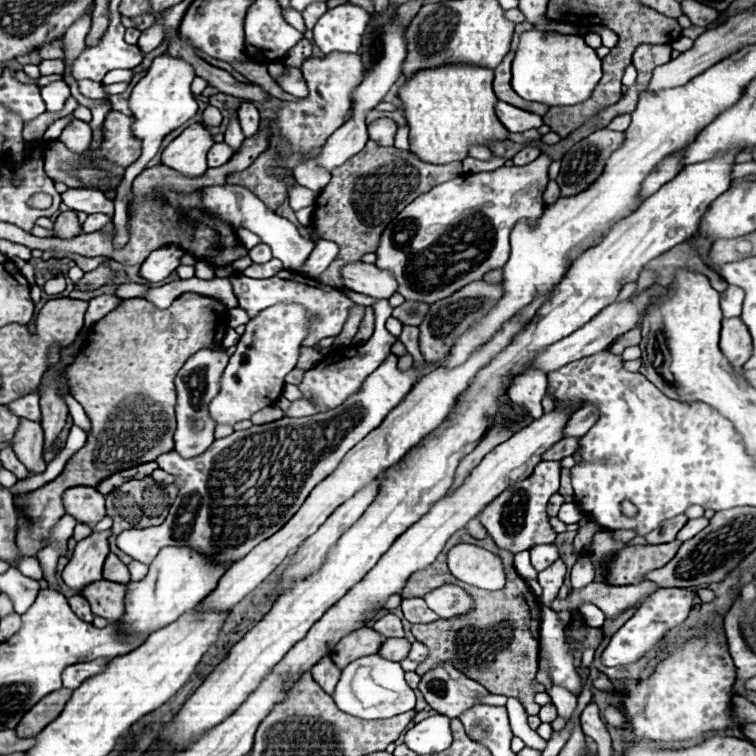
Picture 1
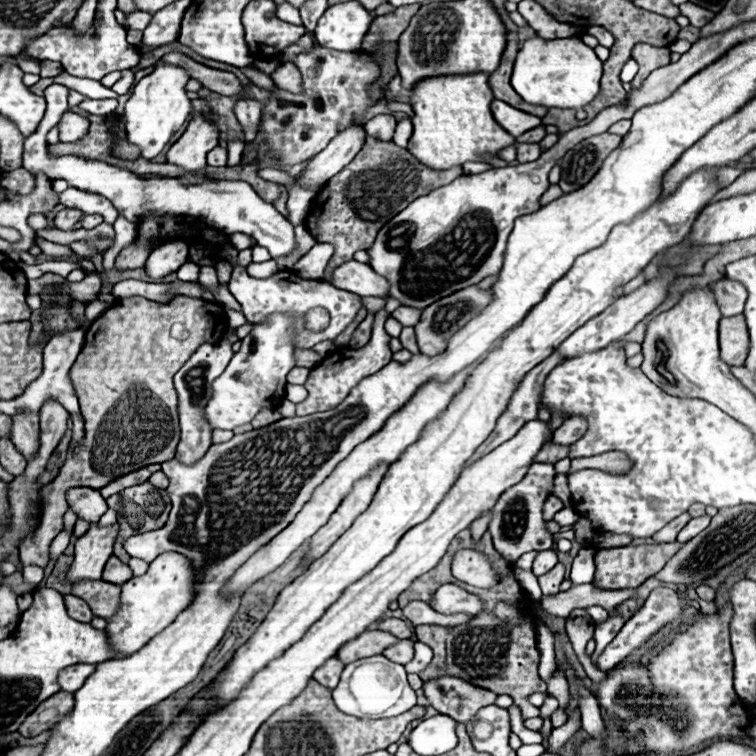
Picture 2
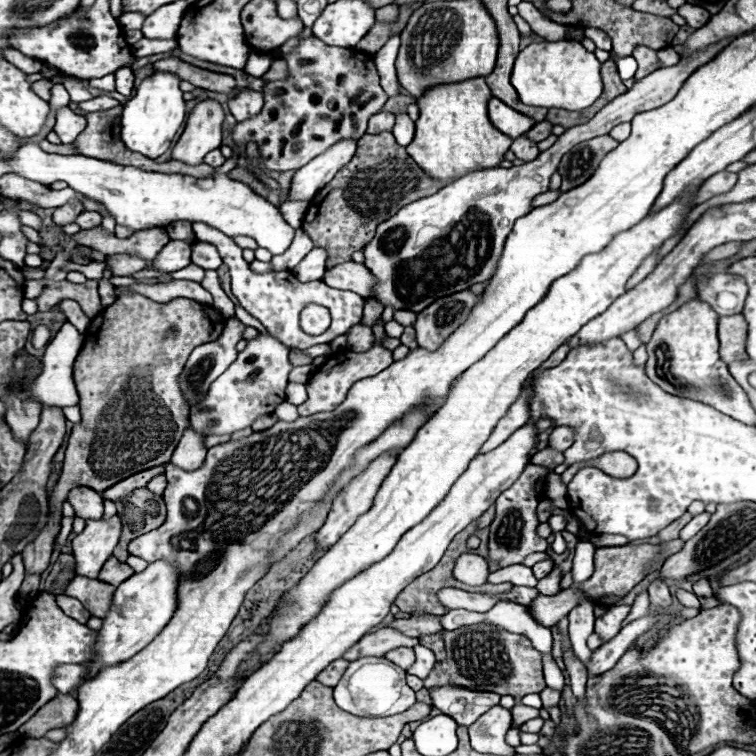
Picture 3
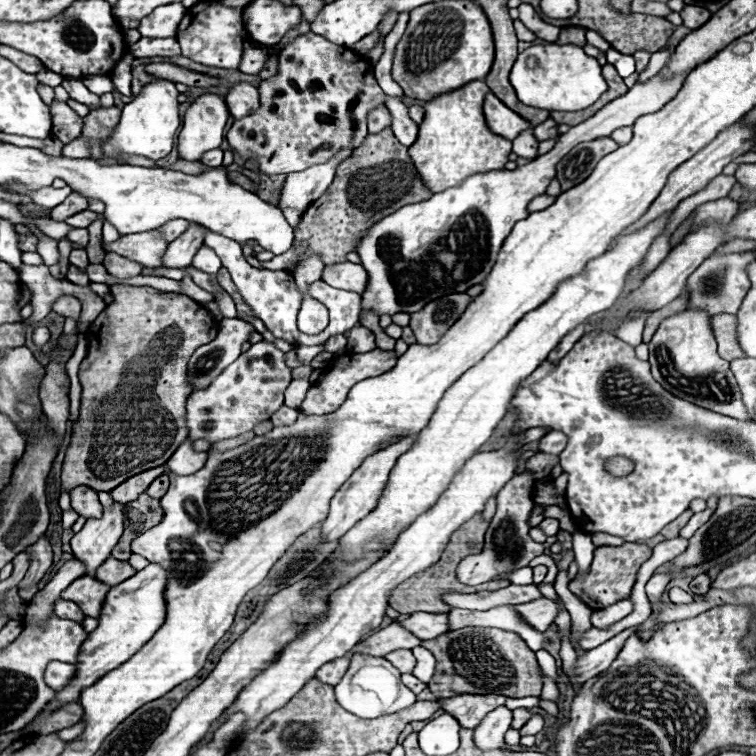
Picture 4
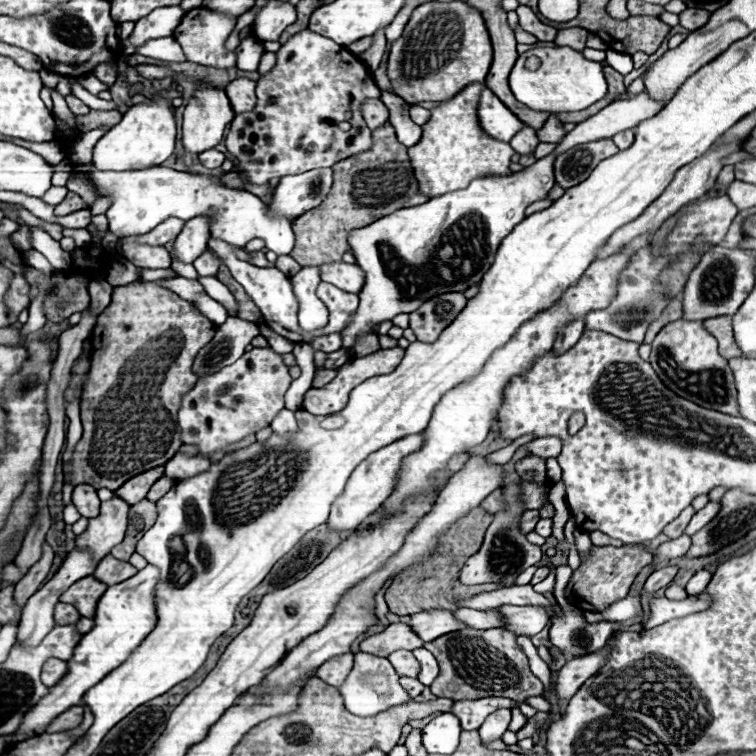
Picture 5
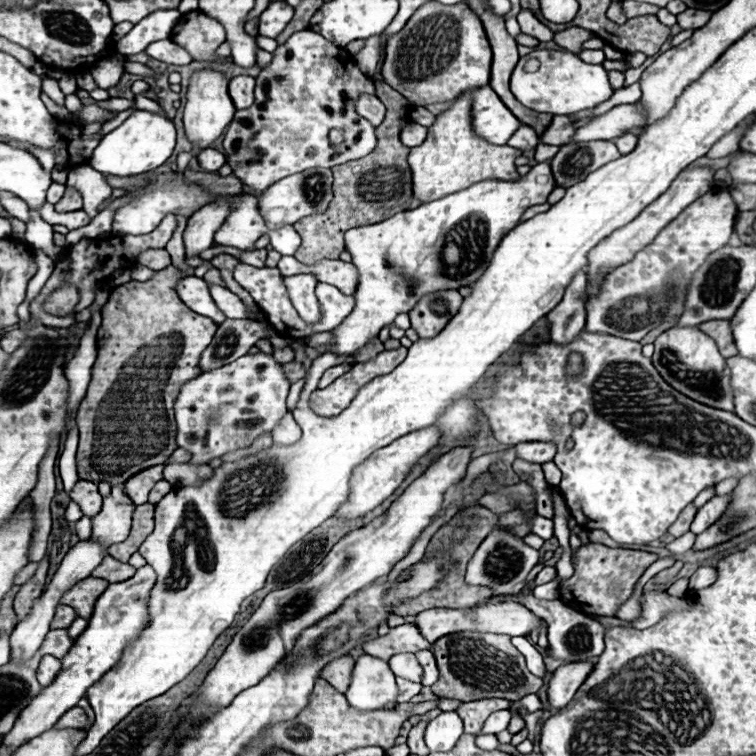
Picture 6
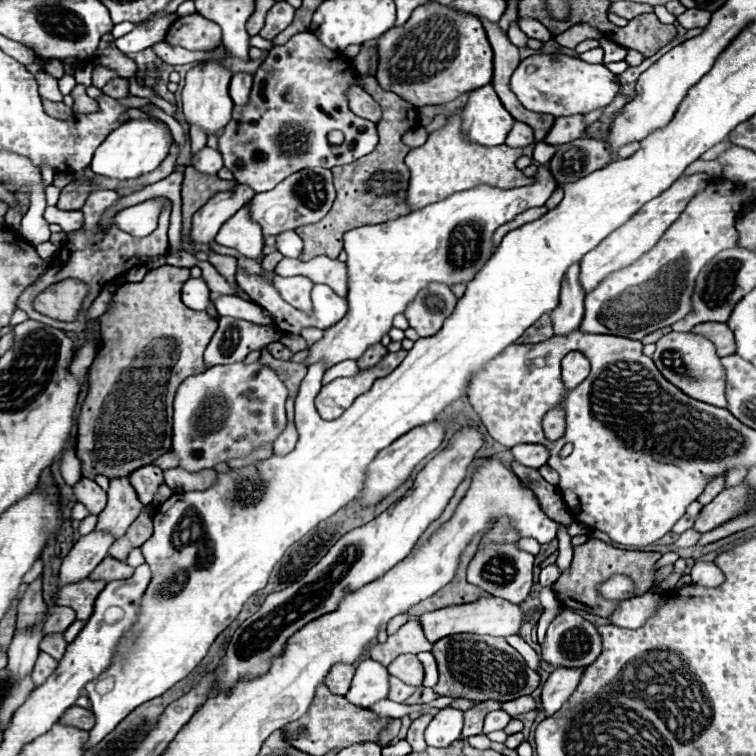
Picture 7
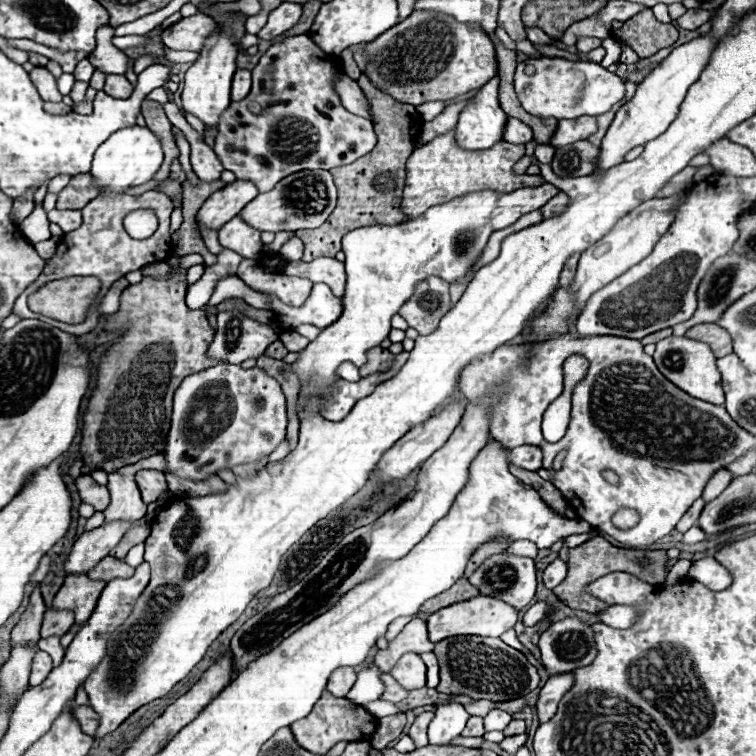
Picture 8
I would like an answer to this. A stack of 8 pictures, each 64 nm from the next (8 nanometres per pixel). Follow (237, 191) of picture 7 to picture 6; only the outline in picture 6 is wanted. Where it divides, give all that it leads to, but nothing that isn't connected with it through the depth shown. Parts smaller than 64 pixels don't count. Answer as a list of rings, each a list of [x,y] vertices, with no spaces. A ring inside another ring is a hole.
[[[224,200],[214,202],[198,210],[188,218],[186,230],[182,234],[186,258],[198,258],[204,250],[214,244],[214,232],[220,228],[224,218],[228,216],[228,206]]]

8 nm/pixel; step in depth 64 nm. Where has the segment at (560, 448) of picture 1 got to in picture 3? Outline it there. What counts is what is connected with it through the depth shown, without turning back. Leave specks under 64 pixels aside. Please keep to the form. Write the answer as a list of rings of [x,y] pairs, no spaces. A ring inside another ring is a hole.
[[[544,448],[544,450],[536,452],[530,462],[532,462],[532,464],[546,466],[548,470],[554,470],[560,462],[564,462],[564,454],[562,454],[562,452],[556,452],[556,450],[550,450],[550,448]]]

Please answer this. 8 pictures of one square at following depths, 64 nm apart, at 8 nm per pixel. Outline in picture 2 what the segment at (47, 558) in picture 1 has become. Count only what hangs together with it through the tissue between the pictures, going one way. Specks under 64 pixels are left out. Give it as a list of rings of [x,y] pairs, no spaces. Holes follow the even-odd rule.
[[[60,532],[56,538],[54,538],[54,542],[50,544],[50,550],[48,550],[48,554],[50,554],[50,560],[58,560],[58,556],[62,556],[62,552],[66,550],[66,546],[68,546],[68,538],[70,538],[70,534],[66,532]]]

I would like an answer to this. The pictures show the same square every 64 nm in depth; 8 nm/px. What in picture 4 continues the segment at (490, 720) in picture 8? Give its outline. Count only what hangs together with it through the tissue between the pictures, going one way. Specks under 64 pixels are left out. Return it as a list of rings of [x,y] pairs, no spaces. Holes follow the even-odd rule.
[[[498,706],[486,718],[474,728],[474,744],[480,750],[506,750],[504,746],[504,734],[510,728],[512,722],[512,710],[506,706]]]

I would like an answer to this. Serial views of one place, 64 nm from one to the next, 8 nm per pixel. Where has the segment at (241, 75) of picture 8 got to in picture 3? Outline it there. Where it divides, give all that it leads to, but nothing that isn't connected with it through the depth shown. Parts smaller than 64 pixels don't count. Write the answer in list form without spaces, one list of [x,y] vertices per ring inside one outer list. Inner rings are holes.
[[[242,90],[236,98],[230,100],[230,112],[238,122],[244,122],[246,118],[254,118],[262,110],[262,94],[254,90]]]

